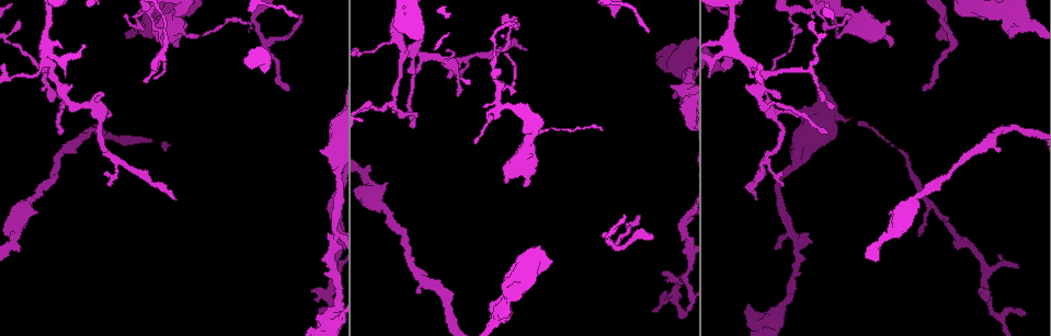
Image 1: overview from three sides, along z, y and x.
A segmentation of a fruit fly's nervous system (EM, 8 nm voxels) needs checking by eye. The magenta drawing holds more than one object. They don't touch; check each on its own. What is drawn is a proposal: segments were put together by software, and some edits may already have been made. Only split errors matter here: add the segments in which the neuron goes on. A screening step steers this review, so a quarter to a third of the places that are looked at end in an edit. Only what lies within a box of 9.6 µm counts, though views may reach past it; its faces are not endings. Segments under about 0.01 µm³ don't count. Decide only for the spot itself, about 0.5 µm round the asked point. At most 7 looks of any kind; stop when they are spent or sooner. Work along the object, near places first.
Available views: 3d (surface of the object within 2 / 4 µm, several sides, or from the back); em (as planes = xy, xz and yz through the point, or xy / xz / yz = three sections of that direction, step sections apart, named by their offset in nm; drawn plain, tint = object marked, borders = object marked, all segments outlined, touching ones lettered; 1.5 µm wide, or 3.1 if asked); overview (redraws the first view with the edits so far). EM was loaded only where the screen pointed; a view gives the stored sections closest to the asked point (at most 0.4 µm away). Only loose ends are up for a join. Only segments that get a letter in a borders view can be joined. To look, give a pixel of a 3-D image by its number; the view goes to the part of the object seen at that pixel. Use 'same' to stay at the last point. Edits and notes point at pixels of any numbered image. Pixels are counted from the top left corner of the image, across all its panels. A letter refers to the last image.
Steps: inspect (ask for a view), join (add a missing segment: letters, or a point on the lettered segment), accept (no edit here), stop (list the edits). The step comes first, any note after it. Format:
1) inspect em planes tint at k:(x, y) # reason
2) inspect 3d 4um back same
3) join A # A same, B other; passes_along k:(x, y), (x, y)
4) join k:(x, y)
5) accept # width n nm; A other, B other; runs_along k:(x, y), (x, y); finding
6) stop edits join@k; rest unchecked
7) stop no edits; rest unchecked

inspect em planes plain at 1:(289, 87)

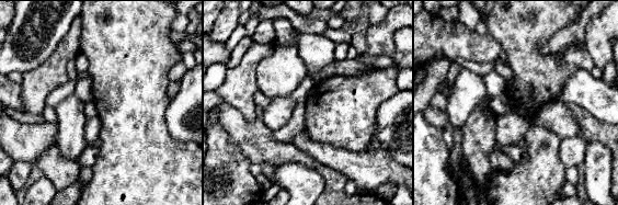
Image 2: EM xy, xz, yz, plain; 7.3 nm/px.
inspect em planes borders same

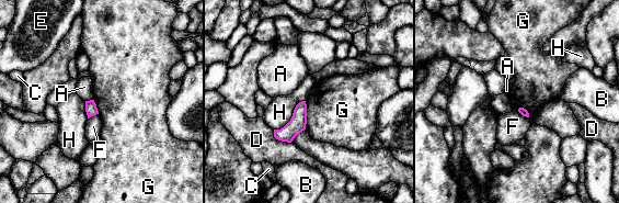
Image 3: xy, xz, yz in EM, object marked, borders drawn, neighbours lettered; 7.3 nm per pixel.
accept # A other, B other, C other, D other, E other, F other, G other, H other; border 3:(305, 101), (306, 128); no lettered segment goes on from it

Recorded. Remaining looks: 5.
inspect em planes tint at 1:(124, 16) # an open end

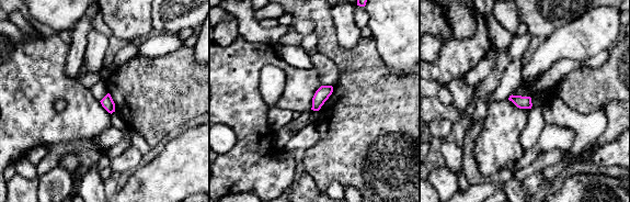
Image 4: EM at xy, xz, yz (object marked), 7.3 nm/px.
inspect em planes borders same # see the neighbours

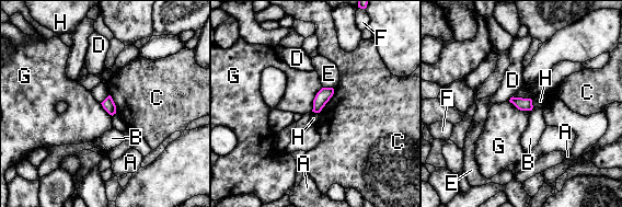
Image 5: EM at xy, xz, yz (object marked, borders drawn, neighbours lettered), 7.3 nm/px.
accept # A other, B other, C other, D other, E other, F other, G other, H other; border 5:(322, 87), (313, 100), (311, 111); none of them fits

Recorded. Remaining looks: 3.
inspect em planes borders at 1:(456, 95) # an open end

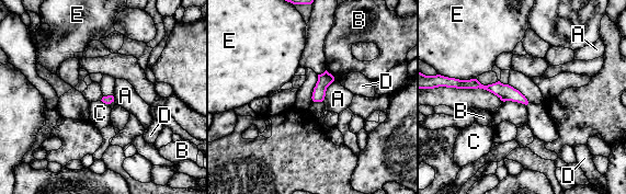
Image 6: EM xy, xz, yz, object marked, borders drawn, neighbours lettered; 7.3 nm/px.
accept # A other, B other, C other, D other, E other; border 6:(503, 101), (516, 101), (526, 105); none of them fits

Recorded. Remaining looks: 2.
stop no edits; rest unchecked

